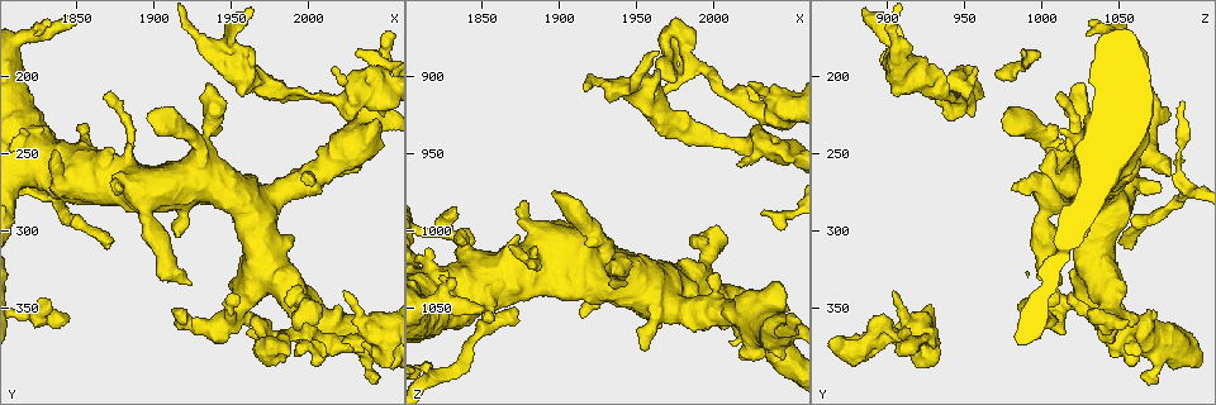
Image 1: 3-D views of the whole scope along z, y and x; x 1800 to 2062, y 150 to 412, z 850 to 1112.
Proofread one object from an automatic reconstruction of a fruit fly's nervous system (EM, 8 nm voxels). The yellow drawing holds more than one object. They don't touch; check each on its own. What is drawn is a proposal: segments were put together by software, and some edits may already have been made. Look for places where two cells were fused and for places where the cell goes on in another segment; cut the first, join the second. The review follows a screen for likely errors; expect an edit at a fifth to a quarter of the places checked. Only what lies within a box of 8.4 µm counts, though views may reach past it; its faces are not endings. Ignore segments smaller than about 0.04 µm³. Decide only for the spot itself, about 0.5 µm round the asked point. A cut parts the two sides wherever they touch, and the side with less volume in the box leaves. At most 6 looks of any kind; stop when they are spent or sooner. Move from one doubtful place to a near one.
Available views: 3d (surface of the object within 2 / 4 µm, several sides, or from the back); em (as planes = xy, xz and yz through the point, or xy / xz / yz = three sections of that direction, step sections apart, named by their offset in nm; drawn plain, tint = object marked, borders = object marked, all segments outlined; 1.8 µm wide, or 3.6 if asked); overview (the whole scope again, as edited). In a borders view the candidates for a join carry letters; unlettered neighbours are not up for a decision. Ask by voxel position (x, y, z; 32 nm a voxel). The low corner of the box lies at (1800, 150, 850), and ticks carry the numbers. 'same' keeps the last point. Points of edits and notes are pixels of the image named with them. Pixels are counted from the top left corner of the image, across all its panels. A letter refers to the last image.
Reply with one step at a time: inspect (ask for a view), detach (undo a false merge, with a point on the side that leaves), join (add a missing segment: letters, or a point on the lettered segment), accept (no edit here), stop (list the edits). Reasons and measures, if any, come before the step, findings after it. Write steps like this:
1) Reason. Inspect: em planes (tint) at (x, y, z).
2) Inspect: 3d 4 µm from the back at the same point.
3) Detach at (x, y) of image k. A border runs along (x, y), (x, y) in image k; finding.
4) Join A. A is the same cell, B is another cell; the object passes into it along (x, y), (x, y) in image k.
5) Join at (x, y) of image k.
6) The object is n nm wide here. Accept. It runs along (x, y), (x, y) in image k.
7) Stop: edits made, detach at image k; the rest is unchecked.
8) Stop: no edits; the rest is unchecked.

Branch point. Inspect: em planes (borders) at (1988, 368, 892).

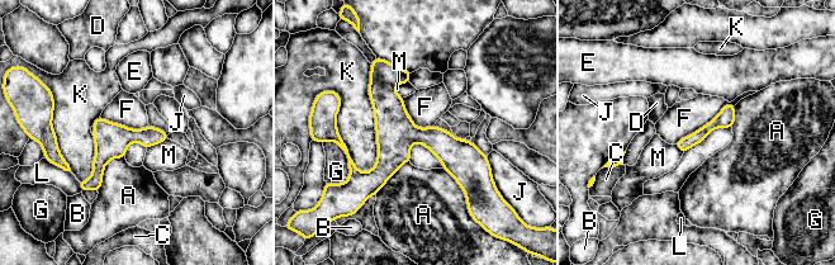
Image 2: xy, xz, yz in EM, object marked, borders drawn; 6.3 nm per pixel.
The object is 100 nm wide here. Accept. A, B, C, D, E, F, G, J, K, L and M are other cells; a border runs along (734, 104), (726, 104), (674, 143) in image 2; continuous, no second cell.

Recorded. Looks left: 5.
Free end. Inspect: 3d 2 µm at (1844, 356, 1010).

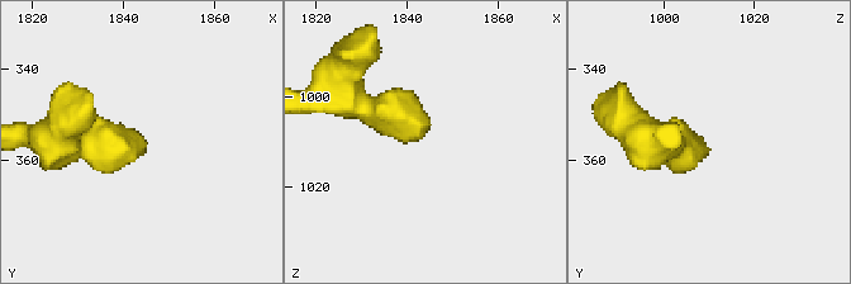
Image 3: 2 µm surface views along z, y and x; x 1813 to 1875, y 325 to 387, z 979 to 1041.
Shape alone is not enough. Inspect: em xy step 16 (tint) at (1843, 354, 1008).

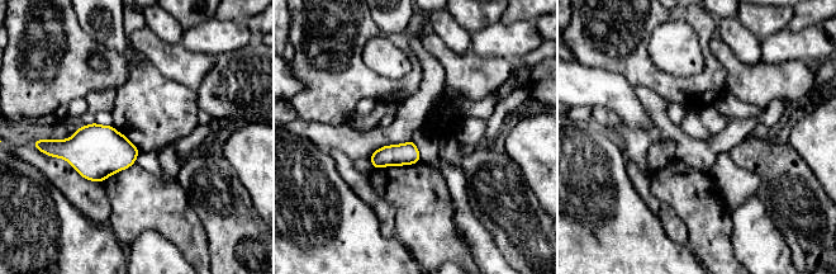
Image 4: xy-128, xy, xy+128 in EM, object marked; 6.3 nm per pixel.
Inspect: em yz step 16 (borders) at the same point.

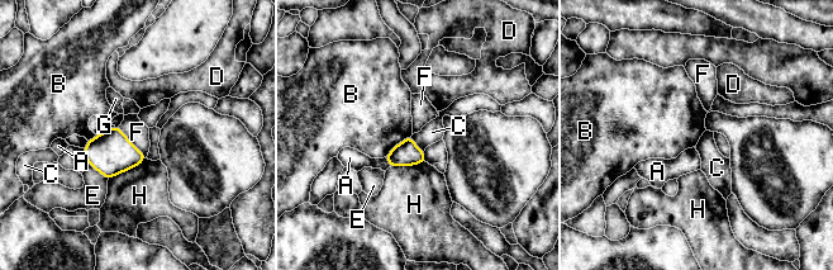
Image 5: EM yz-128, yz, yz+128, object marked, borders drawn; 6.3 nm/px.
Accept. A, B, C, D, E, F, G and H are other cells; a border runs along (410, 137), (423, 152) in image 5; none of them fits.

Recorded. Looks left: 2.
Sharp bend. Inspect: em planes (tint) at (1942, 186, 906).

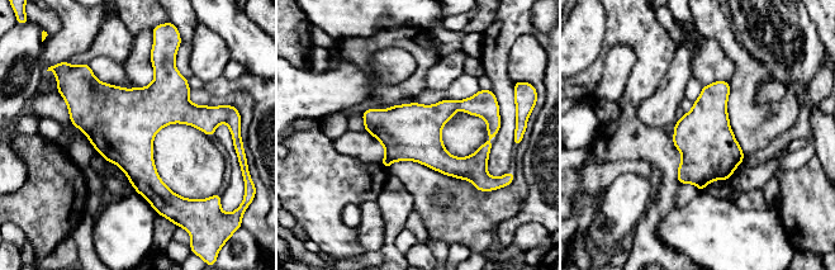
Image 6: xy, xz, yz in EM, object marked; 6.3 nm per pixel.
See the neighbours. Inspect: em planes (borders) at the same point.

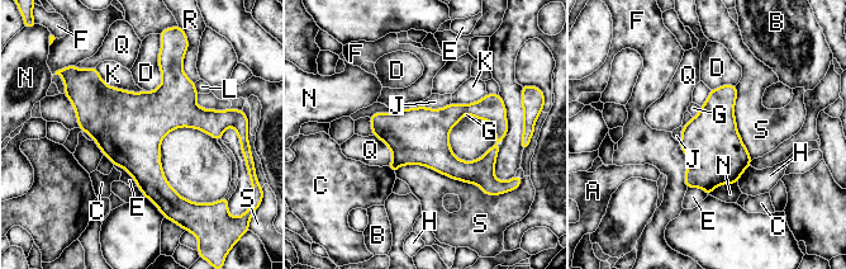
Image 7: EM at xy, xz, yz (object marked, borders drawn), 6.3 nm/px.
The object is 360 nm wide here. Accept. A, B, C, D, E, F, G, H, J, K, L, N, Q, R and S are other cells; a border runs along (700, 107), (699, 112), (693, 117) in image 7; one cell here.

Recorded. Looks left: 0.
Stop: no edits; the rest is unchecked.

